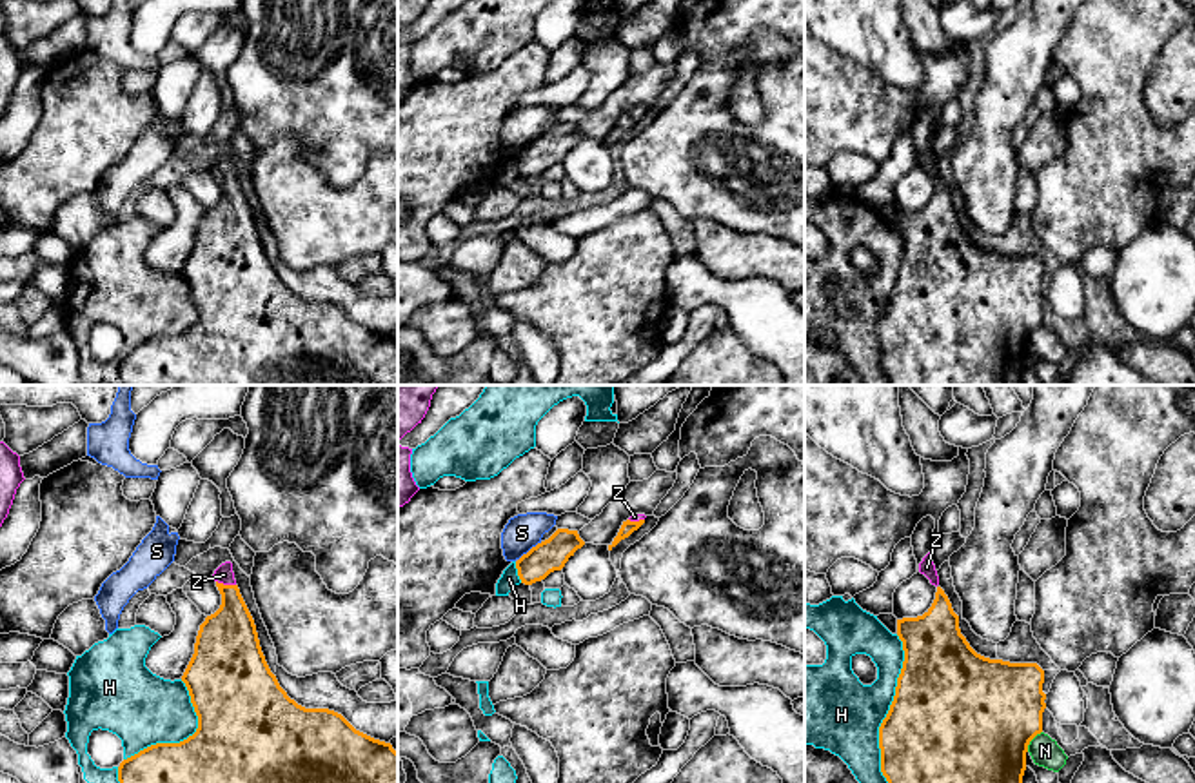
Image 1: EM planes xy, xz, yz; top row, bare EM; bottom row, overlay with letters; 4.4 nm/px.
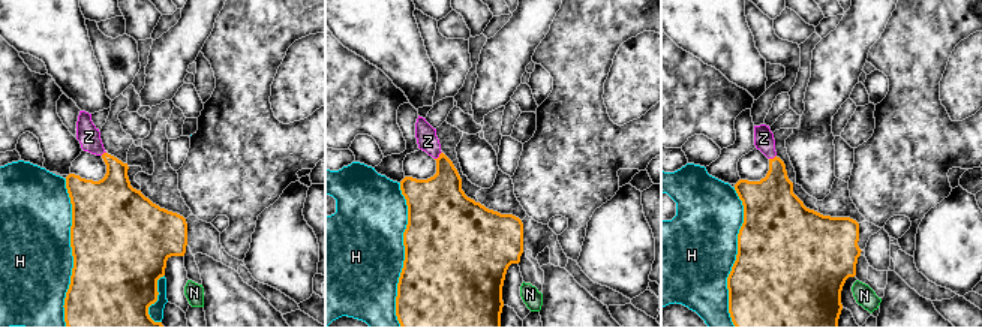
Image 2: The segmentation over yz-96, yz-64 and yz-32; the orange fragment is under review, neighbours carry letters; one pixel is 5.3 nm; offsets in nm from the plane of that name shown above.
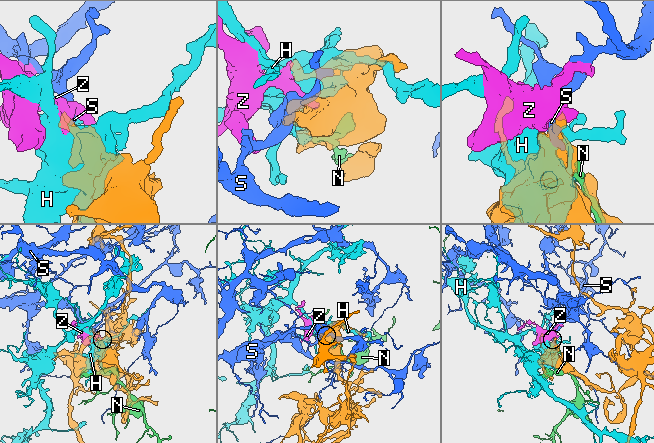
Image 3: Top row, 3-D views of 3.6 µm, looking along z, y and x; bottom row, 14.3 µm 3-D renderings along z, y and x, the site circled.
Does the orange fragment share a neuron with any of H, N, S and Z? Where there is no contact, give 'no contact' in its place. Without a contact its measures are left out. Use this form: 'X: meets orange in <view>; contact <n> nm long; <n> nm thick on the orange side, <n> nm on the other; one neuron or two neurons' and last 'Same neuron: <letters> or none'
H: meets orange in yz; contact 650 nm long; 500 nm thick on the orange side, 340 nm on the other; two neurons
N: meets orange in yz; contact 120 nm long; 500 nm thick on the orange side, 130 nm on the other; two neurons
S: meets orange in xz; contact 140 nm long; 140 nm thick on the orange side, 160 nm on the other; two neurons
Z: meets orange in xy; contact 90 nm long; 280 nm thick on the orange side, 80 nm on the other; one neuron
Same neuron: Z

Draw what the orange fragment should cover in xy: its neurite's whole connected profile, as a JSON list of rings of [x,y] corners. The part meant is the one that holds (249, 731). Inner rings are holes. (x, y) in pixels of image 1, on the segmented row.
[[[231,561],[222,563],[214,570],[212,580],[216,581],[216,587],[222,594],[222,605],[214,614],[207,616],[205,621],[200,625],[196,643],[194,643],[194,654],[182,676],[182,681],[189,690],[191,703],[198,716],[198,728],[193,736],[189,736],[180,743],[156,743],[123,759],[118,767],[118,781],[120,783],[398,783],[398,752],[392,748],[390,743],[374,739],[356,730],[341,714],[334,710],[305,709],[298,705],[280,687],[276,676],[271,672],[265,656],[262,652],[254,619],[234,580],[232,563]]]

